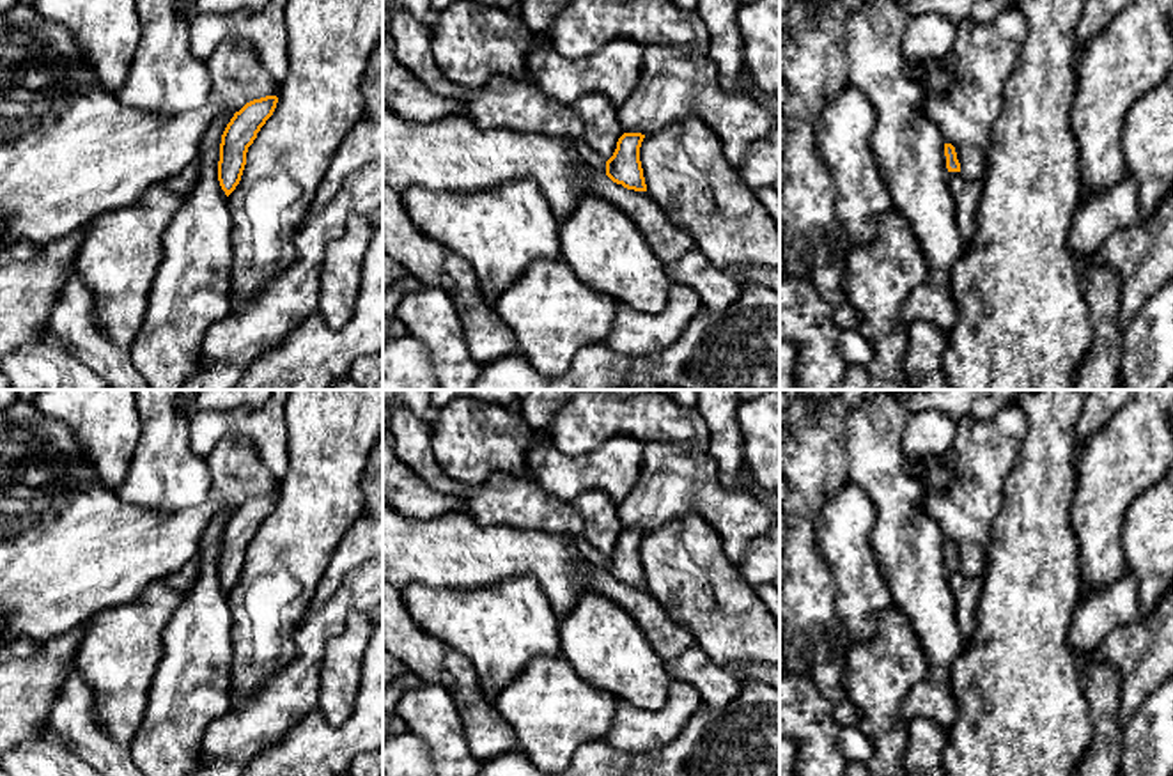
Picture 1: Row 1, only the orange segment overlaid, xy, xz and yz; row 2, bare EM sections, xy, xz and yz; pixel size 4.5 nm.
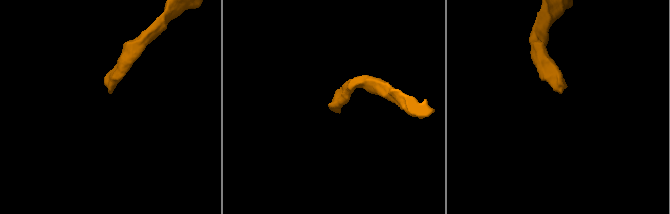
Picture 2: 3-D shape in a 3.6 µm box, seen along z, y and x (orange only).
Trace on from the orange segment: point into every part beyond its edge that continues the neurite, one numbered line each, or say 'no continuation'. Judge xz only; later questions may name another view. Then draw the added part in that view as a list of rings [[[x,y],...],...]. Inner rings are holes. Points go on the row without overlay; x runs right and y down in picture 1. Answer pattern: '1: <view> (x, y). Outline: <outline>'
1: xz (587, 555). Outline: [[[576,539],[576,549],[578,549],[578,562],[586,567],[602,567],[606,570],[606,558],[601,551],[592,547],[585,539]]]

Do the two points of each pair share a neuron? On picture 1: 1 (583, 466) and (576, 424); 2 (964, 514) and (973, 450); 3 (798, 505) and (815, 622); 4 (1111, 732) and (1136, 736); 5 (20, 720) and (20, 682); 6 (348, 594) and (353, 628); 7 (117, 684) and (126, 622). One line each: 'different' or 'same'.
1: different
2: same
3: same
4: different
5: same
6: different
7: same

